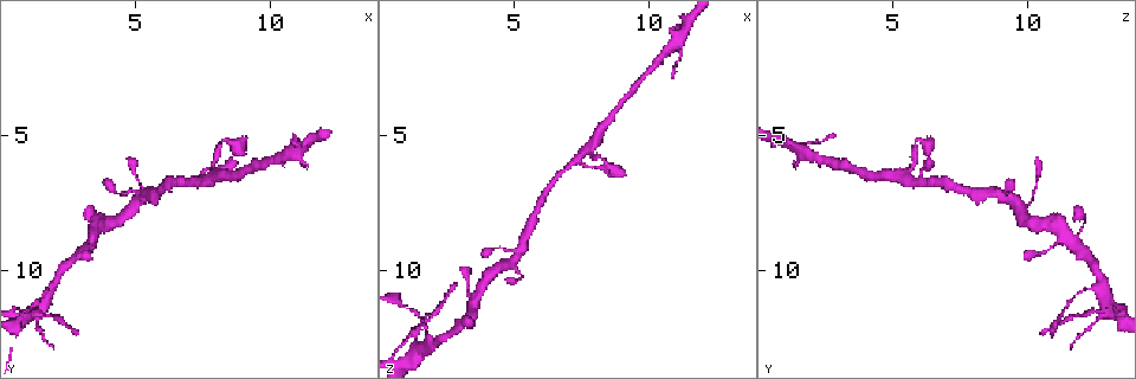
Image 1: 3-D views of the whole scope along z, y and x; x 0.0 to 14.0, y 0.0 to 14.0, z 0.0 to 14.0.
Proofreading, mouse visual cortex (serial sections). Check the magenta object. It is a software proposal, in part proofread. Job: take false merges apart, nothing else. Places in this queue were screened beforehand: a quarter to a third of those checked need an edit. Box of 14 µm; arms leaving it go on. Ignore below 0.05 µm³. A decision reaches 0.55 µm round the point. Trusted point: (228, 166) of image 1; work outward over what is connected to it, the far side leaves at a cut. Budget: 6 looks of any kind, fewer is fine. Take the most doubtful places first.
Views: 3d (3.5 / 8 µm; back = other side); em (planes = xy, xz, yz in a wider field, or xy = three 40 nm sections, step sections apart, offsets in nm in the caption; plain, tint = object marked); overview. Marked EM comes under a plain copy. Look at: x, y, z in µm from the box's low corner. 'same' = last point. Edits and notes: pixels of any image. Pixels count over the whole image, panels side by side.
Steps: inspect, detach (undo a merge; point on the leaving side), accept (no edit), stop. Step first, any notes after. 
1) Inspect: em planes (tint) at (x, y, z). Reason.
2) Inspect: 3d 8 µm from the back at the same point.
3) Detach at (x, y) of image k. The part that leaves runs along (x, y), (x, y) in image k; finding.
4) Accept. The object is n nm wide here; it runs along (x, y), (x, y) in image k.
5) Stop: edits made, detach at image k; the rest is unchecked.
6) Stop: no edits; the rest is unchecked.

Inspect: 3d 3.5 µm at (7.5, 6.5, 6.0).

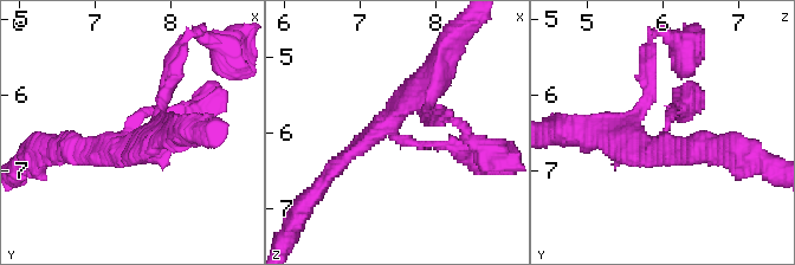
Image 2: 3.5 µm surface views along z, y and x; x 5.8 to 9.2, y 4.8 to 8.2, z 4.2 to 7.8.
Inspect: em planes (tint) at (7.40, 6.60, 5.95). 3 arms meet here; the arms are 100, 200, 400 nm wide.

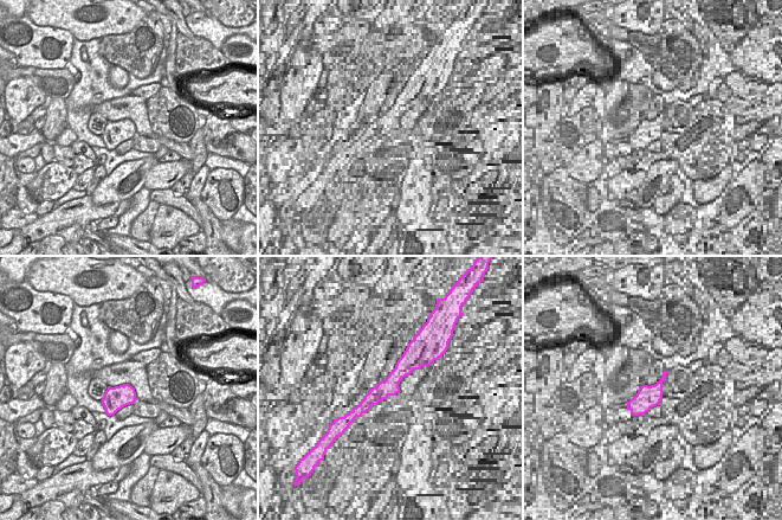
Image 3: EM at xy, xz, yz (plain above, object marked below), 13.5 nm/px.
Inspect: em xy step 1 (tint) at the same point. Another direction.

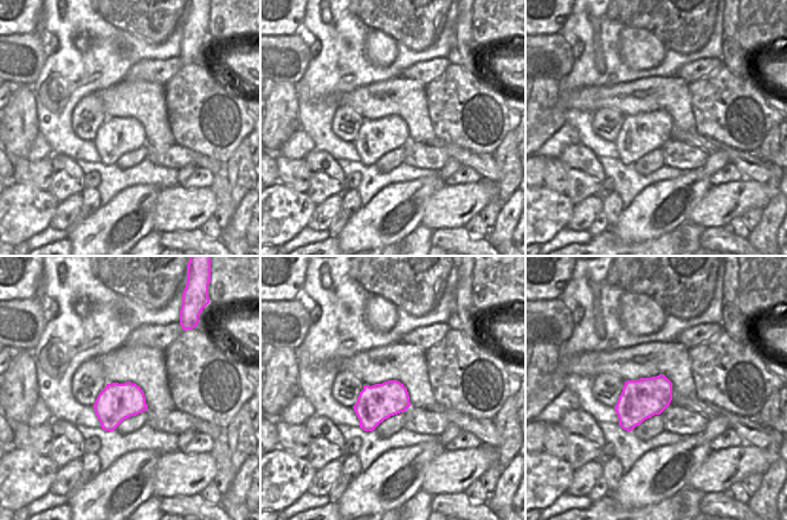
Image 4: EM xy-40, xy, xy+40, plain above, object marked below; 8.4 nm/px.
Accept. The object is 320 nm wide here; it runs along (183, 107), (64, 150) in image 2; all the same cell.

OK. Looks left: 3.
Inspect: 3d 3.5 µm at (5.1, 7.5, 10.0).

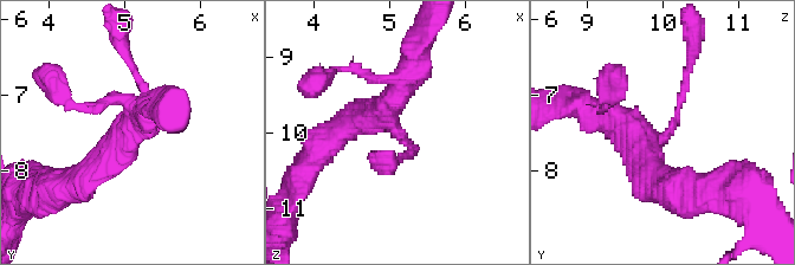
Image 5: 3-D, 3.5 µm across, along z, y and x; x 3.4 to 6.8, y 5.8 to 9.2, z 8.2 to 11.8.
Inspect: em xy step 1 (tint) at (5.15, 7.55, 10.10). Now the EM.

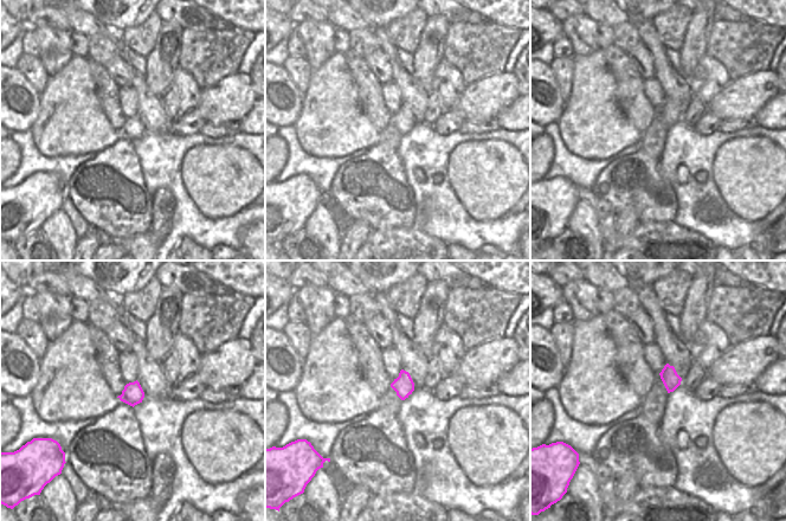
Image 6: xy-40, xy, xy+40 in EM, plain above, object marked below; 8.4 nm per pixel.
Accept. It runs along (405, 85), (383, 109), (413, 149), (398, 157) in image 5; continuous, no second cell.

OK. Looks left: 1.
Stop: no edits; the rest is unchecked.

